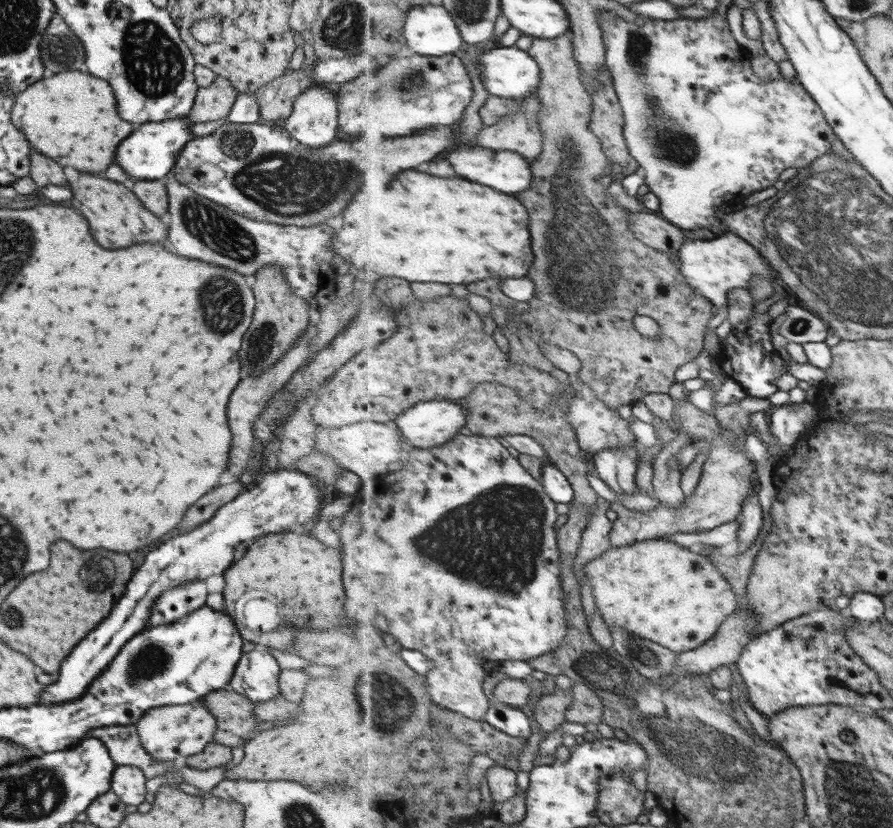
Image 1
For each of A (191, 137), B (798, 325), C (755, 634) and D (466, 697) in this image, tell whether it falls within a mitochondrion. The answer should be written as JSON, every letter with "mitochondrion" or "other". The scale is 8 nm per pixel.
{"A":"other","B":"mitochondrion","C":"other","D":"other"}

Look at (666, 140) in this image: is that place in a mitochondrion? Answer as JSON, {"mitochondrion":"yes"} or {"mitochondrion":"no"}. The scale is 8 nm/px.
{"mitochondrion":"yes"}

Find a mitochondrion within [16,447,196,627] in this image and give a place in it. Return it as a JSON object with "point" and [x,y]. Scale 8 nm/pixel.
{"point":[98,574]}

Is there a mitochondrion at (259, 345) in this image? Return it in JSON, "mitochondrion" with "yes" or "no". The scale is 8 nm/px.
{"mitochondrion":"yes"}

